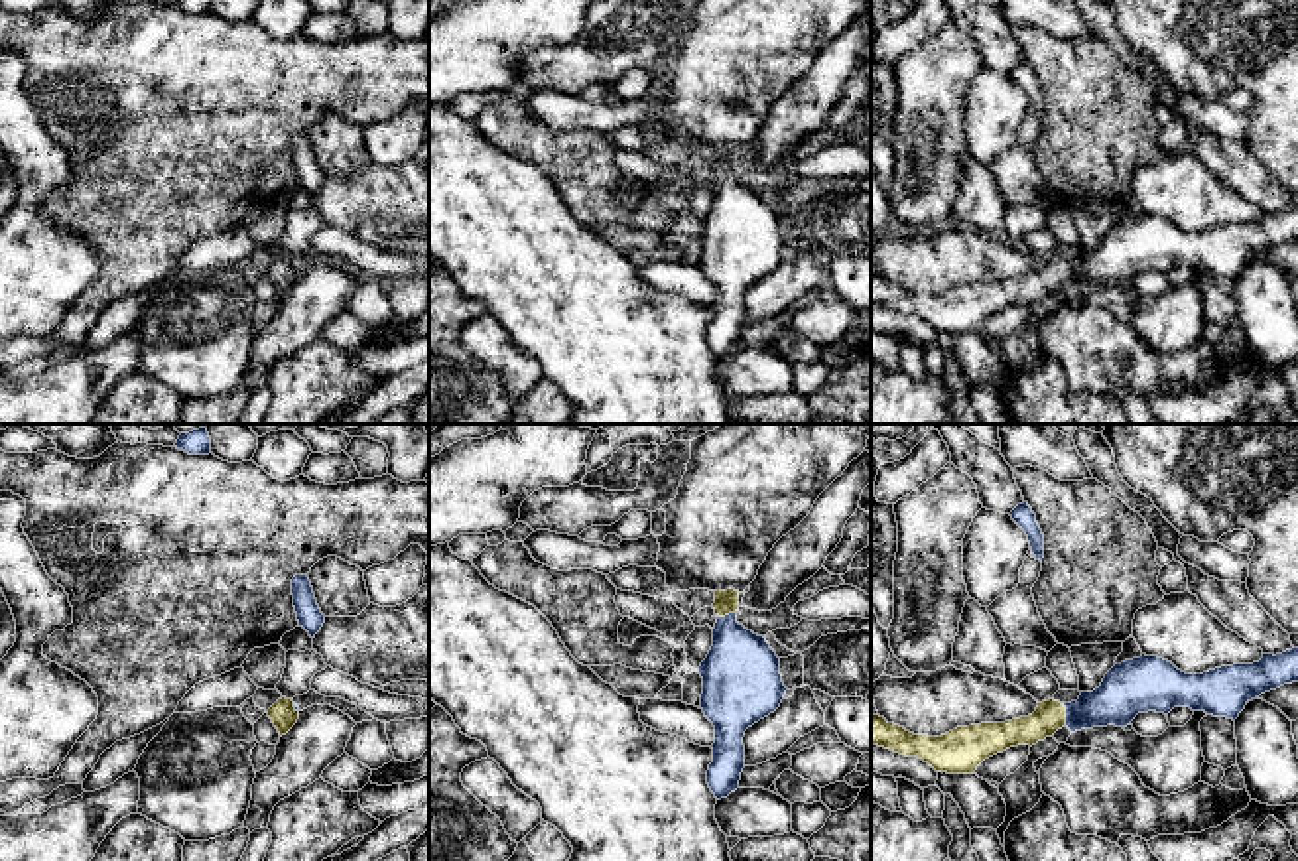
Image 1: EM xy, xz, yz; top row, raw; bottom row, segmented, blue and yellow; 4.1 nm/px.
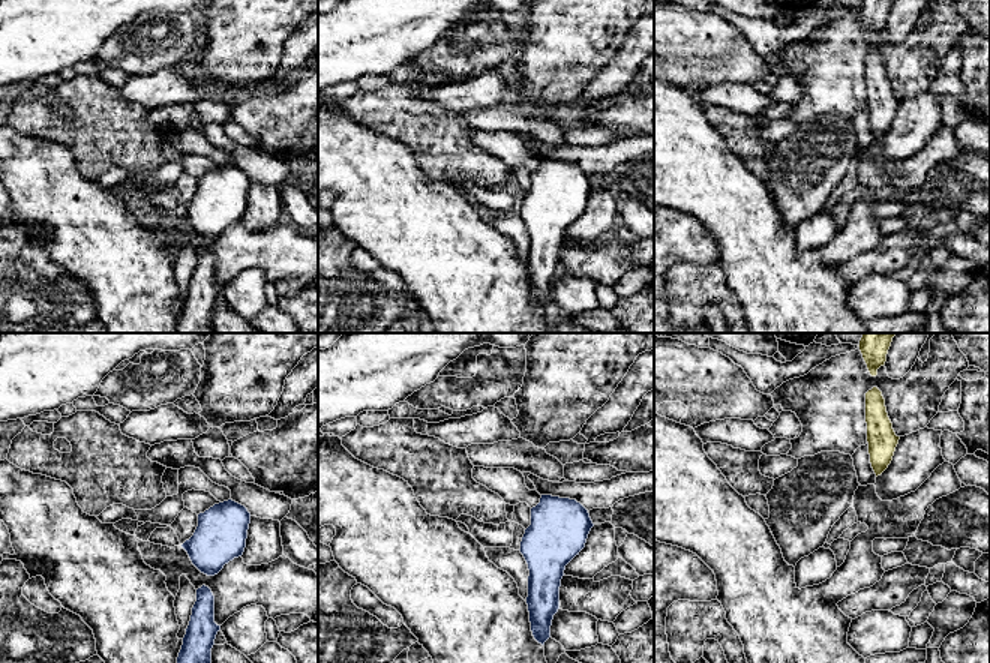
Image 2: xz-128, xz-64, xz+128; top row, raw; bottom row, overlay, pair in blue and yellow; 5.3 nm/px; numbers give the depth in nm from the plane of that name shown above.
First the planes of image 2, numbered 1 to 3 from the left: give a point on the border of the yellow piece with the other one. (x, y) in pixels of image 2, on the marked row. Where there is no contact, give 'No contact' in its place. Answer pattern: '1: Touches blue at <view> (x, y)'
1: No contact
2: No contact
3: No contact

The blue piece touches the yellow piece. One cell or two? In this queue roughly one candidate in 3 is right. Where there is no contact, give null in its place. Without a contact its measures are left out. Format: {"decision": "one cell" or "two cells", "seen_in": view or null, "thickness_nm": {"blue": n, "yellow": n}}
{"decision": "one cell", "seen_in": "xz", "thickness_nm": {"blue": 320, "yellow": 100}}

